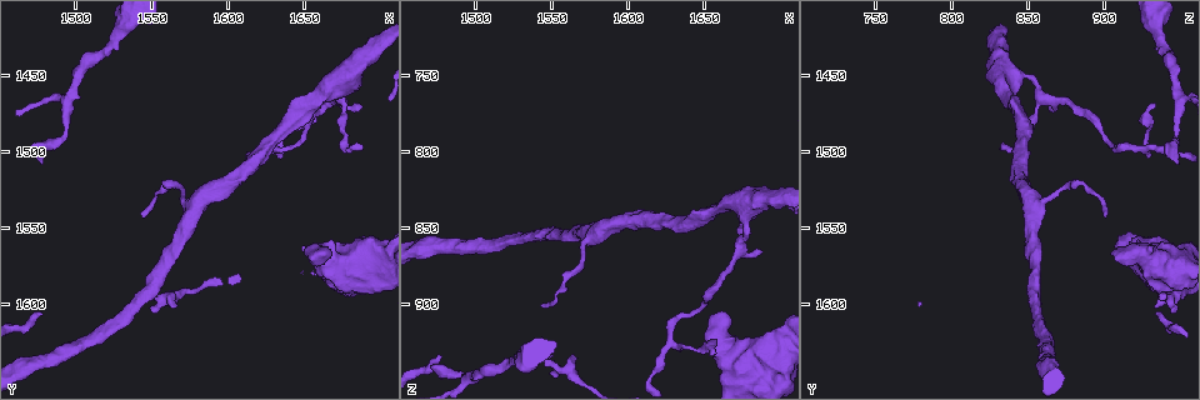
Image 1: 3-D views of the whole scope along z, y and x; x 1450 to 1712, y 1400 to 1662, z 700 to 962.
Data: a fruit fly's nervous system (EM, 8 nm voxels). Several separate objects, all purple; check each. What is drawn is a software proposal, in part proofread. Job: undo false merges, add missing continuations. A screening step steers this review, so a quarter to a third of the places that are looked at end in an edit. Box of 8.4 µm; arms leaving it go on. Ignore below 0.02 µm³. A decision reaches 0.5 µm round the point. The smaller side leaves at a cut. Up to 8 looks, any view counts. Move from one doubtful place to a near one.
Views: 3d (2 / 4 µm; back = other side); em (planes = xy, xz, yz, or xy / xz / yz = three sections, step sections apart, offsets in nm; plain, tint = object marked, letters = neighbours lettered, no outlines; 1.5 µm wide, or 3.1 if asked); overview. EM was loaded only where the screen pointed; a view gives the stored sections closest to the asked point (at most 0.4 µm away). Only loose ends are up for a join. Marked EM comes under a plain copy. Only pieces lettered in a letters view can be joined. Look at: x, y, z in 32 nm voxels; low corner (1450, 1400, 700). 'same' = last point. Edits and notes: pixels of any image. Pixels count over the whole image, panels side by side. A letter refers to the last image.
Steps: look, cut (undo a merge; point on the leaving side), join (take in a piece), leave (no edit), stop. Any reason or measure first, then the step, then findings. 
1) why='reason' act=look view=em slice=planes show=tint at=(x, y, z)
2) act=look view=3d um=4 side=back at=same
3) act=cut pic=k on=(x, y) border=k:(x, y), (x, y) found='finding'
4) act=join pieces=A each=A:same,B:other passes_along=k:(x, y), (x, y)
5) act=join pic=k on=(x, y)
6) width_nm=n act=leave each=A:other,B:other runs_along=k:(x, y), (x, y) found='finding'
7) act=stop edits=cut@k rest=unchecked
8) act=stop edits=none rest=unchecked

why='sudden change in width' act=look view=em slice=xz step=8 show=tint at=(1662, 1570, 930)

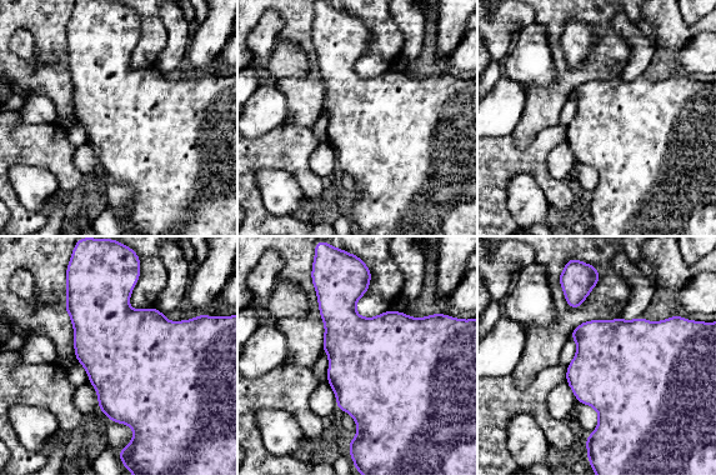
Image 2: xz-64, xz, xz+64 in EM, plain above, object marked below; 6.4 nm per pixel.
why='cut it another way' act=look view=em slice=planes show=letters at=same

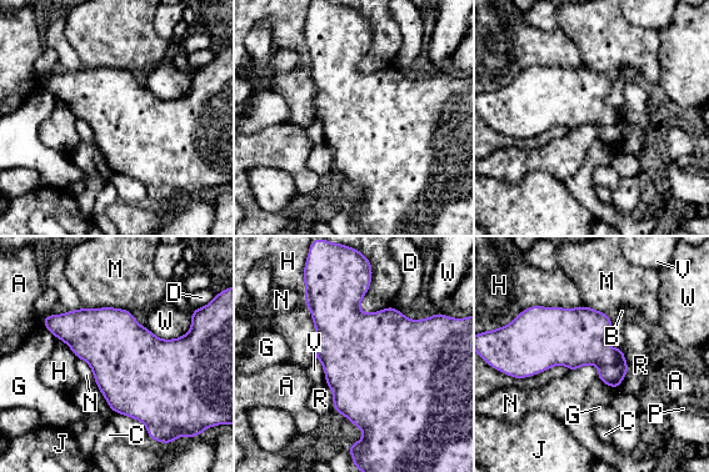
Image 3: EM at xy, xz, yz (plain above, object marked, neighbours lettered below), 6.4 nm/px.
width_nm=500 act=leave each=A:other,B:other,C:other,D:other,G:other,H:other,J:other,M:other,N:other,P:other,R:other,V:other,W:other found='one cell here'

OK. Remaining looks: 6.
why='branch stops here' act=look view=em slice=planes show=letters at=(1688, 1500, 834)

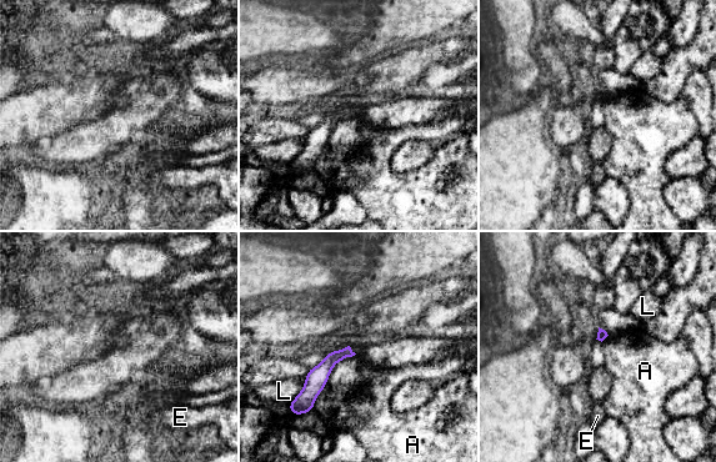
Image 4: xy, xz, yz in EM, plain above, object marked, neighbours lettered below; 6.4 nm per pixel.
act=leave each=A:other,E:other,L:other border=4:(355, 353), (333, 367), (311, 411) found='none of them fits'

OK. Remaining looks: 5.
why='thin end' act=look view=em slice=planes show=letters at=(1658, 1468, 932)

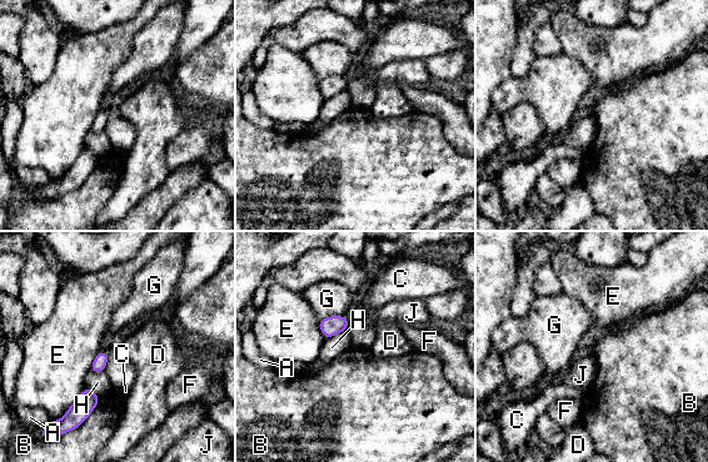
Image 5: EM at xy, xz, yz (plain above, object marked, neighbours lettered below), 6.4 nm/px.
act=leave each=A:other,B:other,C:other,D:other,E:other,F:other,G:other,H:other,J:other border=5:(99, 396), (95, 408), (76, 428) found='no lettered piece goes on from it'

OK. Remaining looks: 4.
act=stop edits=none rest=unchecked

